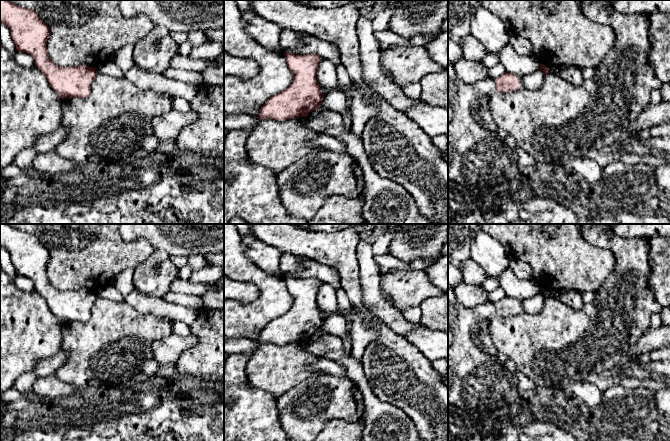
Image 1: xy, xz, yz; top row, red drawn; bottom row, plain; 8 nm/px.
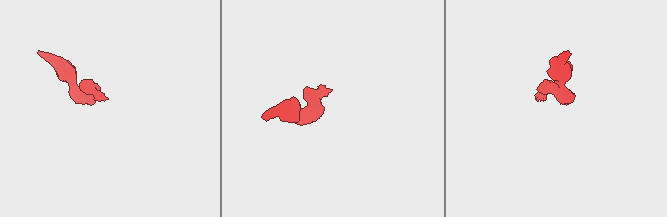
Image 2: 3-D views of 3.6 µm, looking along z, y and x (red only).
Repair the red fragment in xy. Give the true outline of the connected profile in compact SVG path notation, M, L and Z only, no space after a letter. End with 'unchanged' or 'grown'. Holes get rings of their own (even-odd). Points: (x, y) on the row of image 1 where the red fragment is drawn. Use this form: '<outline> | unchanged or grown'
M0 0L0 22L8 26L16 50L30 54L34 58L35 66L46 76L50 86L62 99L72 97L86 98L90 94L91 84L98 74L97 68L86 65L72 67L55 65L50 60L46 47L50 29L37 13L28 8L13 4L8 0Z | unchanged

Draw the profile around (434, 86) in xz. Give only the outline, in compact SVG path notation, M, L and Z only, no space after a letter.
M448 68L428 73L418 82L421 85L421 100L448 109Z

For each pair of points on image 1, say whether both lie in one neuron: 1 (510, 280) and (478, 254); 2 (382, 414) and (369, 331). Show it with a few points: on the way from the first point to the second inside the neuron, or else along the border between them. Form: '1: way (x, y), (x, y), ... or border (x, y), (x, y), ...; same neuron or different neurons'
1: border (508, 266), (498, 276), (498, 286); different neurons
2: way (367, 393), (356, 374), (357, 352); same neuron

